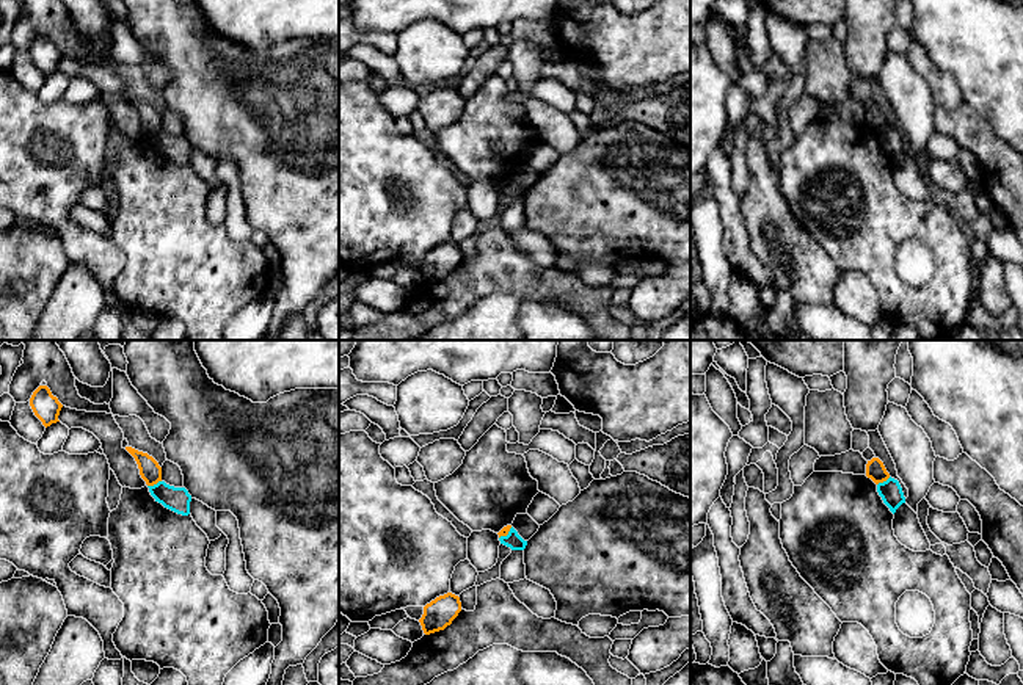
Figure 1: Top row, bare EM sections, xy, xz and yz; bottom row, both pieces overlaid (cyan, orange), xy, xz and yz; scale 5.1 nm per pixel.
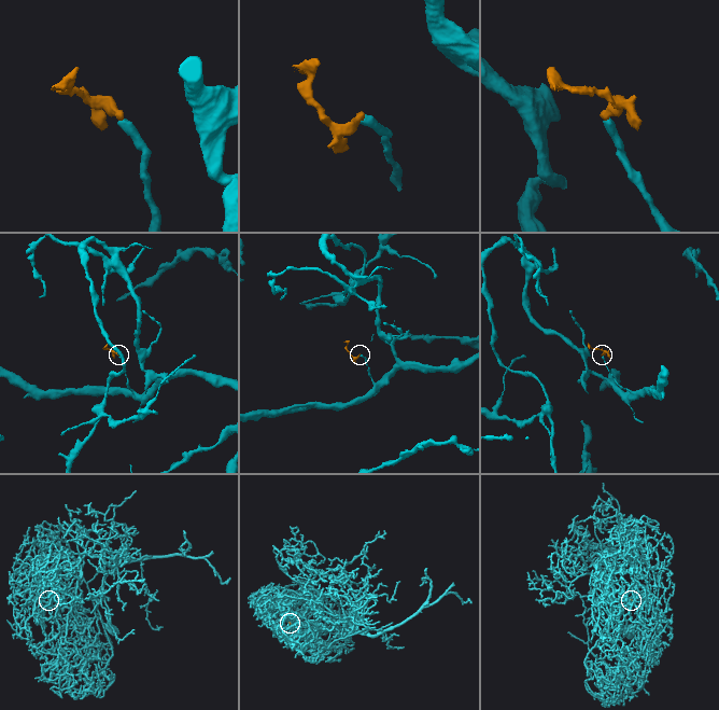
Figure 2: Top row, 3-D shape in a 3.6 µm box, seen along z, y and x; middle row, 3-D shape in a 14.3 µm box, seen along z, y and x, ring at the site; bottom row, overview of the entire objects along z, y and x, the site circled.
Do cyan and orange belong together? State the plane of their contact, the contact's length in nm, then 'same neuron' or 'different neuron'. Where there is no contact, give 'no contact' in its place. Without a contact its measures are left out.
meets cyan in xy; contact 80 nm long; different neuron

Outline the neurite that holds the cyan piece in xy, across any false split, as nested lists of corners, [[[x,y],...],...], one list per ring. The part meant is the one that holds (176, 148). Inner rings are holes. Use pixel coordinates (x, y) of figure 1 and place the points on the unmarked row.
[[[158,130],[157,133],[147,136],[155,150],[162,152],[165,157],[182,165],[190,163],[191,144],[185,136],[174,136],[165,130]]]

